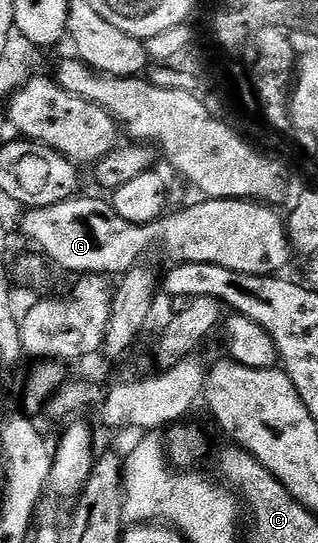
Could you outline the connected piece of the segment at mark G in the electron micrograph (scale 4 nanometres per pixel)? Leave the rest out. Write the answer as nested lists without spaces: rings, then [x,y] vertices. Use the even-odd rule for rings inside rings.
[[[84,196],[70,197],[48,208],[29,209],[21,219],[20,230],[32,240],[35,246],[55,267],[76,272],[83,275],[123,276],[137,267],[139,260],[146,251],[156,247],[159,242],[163,252],[179,264],[210,264],[230,269],[234,273],[256,274],[257,276],[271,276],[281,273],[292,255],[291,242],[287,233],[283,217],[275,213],[269,205],[243,200],[211,200],[205,199],[180,211],[175,217],[163,215],[153,224],[128,223],[120,217],[109,201],[98,198],[84,198]]]

